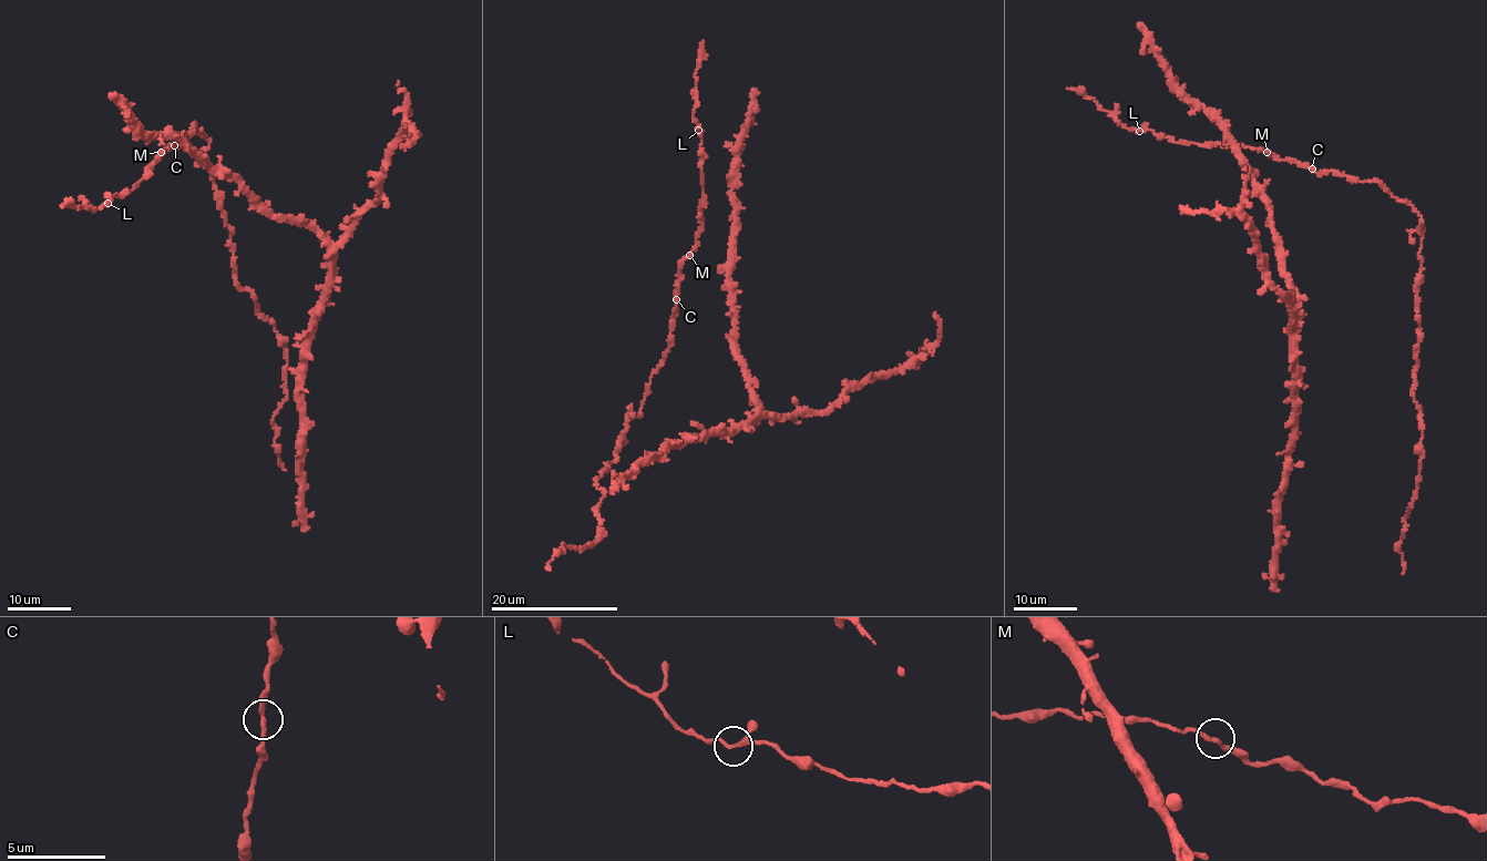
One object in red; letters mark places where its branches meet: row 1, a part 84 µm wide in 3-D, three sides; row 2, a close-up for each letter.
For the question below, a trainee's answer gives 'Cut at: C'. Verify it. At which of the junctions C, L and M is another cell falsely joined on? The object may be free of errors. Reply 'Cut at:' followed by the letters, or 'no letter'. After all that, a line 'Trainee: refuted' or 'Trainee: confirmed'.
Cut at: no letter
Trainee: refuted

